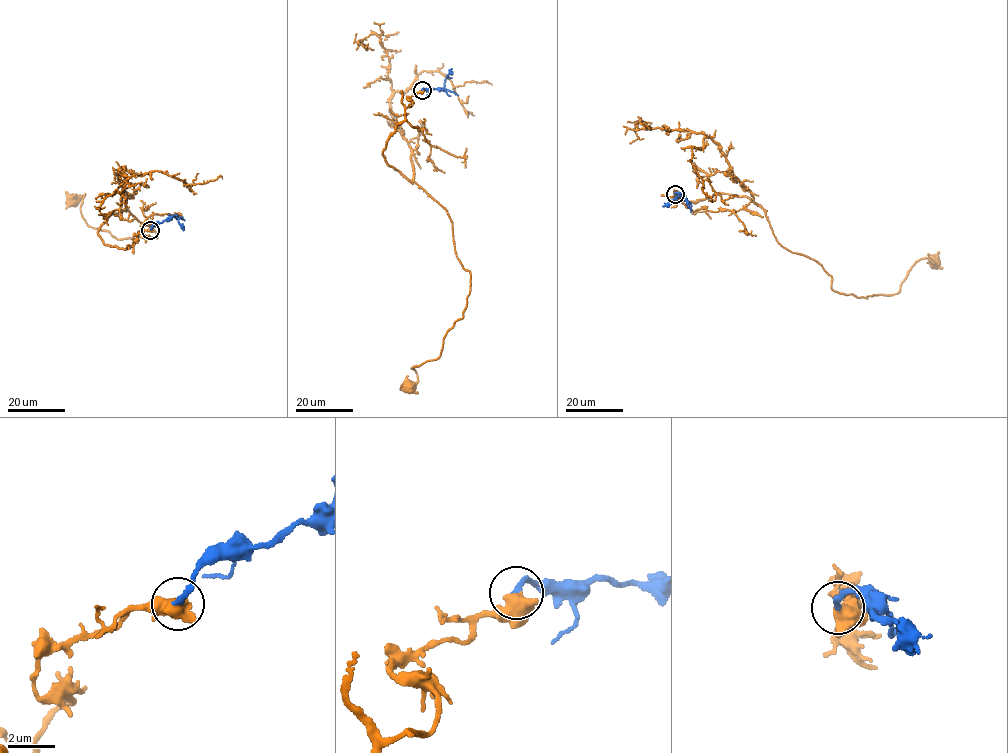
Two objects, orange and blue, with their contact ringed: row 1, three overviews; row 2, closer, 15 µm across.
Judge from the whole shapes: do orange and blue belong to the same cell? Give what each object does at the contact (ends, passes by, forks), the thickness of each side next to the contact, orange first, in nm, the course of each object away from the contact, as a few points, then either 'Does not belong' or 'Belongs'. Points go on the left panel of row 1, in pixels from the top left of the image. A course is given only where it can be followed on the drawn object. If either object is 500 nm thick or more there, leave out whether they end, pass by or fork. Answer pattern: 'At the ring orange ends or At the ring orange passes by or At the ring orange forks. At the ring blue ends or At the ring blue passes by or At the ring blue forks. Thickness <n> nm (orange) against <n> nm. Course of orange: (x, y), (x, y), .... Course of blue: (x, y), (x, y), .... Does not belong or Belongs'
Thickness 700 nm (orange) against 240 nm. Course of orange: (150, 229), (104, 243), (99, 227), (125, 210), (157, 234), (116, 239), (74, 198). Course of blue: (150, 229), (153, 224), (176, 215), (184, 230). Belongs

